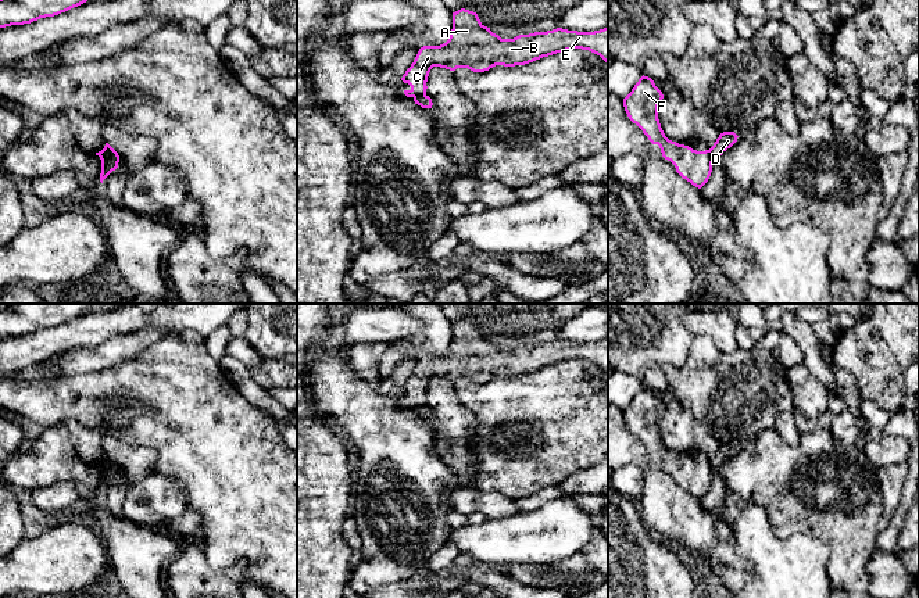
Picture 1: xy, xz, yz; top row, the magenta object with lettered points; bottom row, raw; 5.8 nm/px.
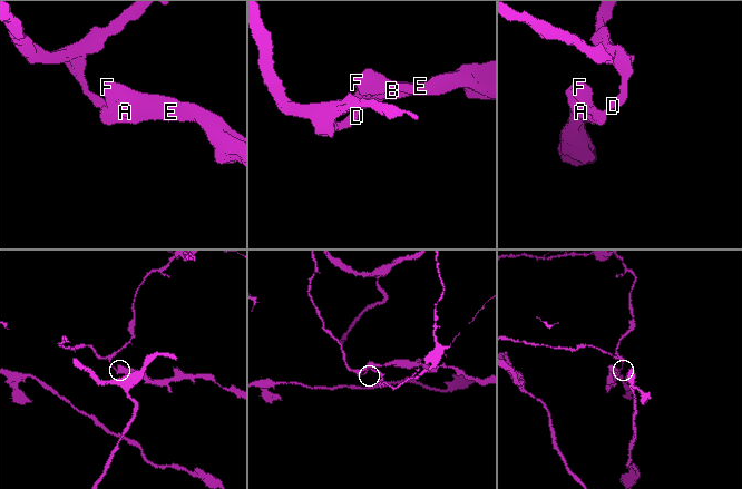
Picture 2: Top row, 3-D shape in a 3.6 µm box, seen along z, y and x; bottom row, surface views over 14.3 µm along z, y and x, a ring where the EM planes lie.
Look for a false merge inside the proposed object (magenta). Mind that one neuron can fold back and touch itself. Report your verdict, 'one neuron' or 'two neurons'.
two neurons

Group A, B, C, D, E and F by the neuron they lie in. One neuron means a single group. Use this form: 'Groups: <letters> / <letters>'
Groups: A B C E F / D

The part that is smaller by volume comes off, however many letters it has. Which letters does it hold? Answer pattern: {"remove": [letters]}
{"remove": ["A", "B", "C", "E", "F"]}

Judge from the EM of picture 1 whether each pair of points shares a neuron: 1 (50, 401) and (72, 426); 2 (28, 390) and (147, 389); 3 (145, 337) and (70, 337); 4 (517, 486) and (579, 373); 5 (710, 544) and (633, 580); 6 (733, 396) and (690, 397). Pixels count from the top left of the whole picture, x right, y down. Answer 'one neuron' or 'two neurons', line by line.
1: two neurons
2: one neuron
3: two neurons
4: one neuron
5: two neurons
6: one neuron

